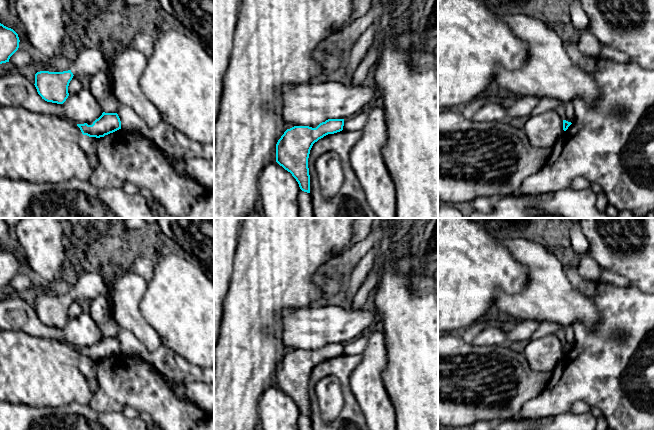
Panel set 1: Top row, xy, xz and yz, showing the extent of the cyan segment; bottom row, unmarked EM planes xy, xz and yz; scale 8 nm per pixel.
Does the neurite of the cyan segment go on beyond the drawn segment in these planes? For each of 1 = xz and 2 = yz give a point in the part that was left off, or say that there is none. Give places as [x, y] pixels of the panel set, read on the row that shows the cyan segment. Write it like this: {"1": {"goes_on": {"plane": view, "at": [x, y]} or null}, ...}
{"1": {"goes_on": null}, "2": {"goes_on": null}}

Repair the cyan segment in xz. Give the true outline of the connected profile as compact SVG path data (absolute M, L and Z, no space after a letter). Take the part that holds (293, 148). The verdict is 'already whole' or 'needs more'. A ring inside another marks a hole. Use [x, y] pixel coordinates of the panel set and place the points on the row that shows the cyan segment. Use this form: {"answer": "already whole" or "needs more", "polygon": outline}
{"answer": "already whole", "polygon": "M328 119L316 128L294 126L276 144L276 162L290 172L302 191L310 193L308 158L315 142L343 130L344 119Z"}

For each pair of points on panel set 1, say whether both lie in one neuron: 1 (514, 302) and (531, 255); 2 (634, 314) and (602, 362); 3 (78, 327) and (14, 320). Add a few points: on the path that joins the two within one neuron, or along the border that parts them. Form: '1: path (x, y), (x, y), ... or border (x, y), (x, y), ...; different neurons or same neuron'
1: path (526, 293), (534, 285), (534, 267); same neuron
2: path (620, 321), (604, 337), (604, 348); same neuron
3: path (62, 332), (42, 331), (30, 323); same neuron

